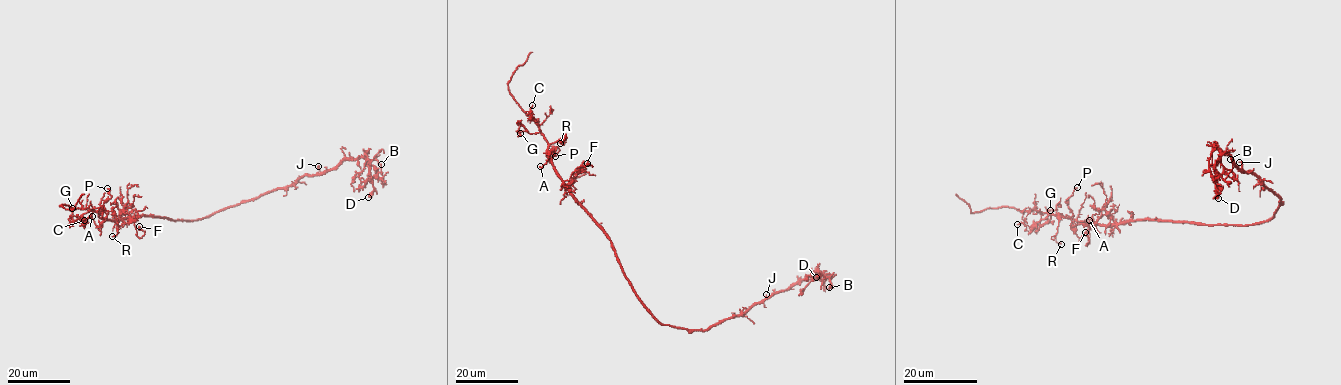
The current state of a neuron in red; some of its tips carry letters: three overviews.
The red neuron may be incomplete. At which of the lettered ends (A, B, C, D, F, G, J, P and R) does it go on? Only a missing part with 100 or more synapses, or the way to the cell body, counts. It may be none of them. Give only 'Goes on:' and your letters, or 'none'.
Goes on: none

